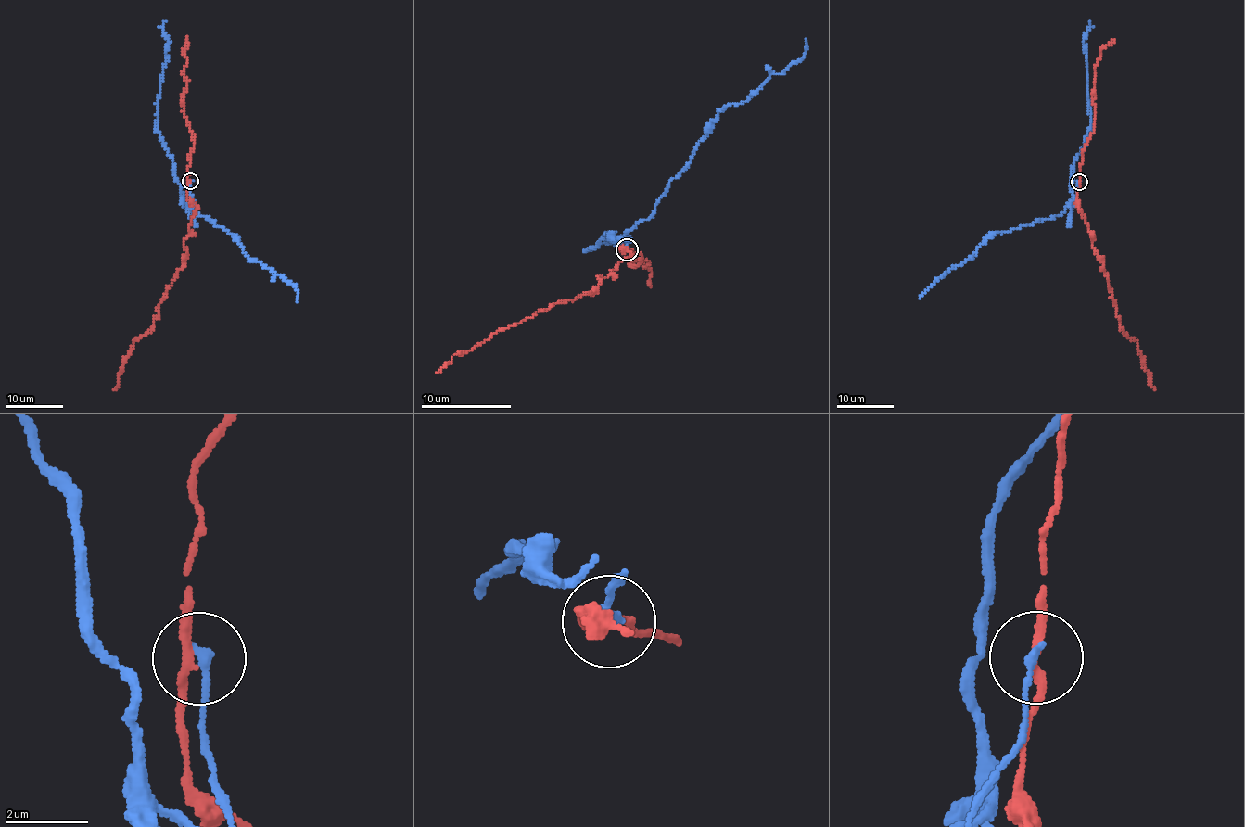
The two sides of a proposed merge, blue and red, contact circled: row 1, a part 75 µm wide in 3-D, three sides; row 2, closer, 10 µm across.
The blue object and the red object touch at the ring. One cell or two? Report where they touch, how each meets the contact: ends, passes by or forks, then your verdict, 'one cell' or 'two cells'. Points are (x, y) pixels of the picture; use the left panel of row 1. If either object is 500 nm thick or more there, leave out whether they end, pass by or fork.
place (190, 181); blue ends; red passes by; two cells

